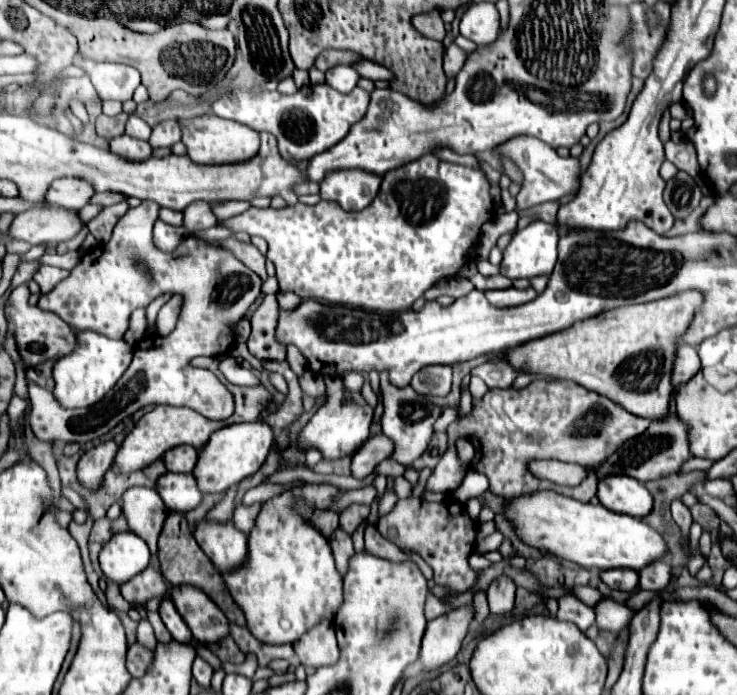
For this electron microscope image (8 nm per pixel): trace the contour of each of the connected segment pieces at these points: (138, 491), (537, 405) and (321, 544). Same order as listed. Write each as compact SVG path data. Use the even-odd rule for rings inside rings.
M128 488L122 496L122 514L132 532L142 536L152 552L152 566L158 566L156 542L162 532L168 510L154 488Z
M534 378L526 388L492 388L488 390L482 400L472 408L470 416L460 422L452 422L448 428L450 448L440 458L438 466L434 468L432 476L428 478L424 492L452 492L460 486L466 470L462 468L454 440L464 436L478 444L476 456L470 468L482 472L490 480L490 492L504 496L504 498L520 498L526 494L534 494L540 490L554 490L558 494L576 498L580 502L590 502L596 494L598 480L590 476L584 484L576 488L558 488L548 480L538 480L528 470L532 460L566 460L576 464L590 464L596 466L604 456L610 456L624 440L640 436L648 428L648 420L632 416L612 400L602 394L590 392L578 384L564 382L564 380L544 380Z
M304 484L262 504L256 526L248 534L248 568L244 568L244 572L232 572L232 576L228 576L228 572L222 574L228 590L232 592L232 598L240 604L240 608L244 608L244 614L248 616L250 632L264 644L294 644L312 624L320 622L322 618L332 620L336 614L336 608L342 600L342 574L336 570L330 544L312 524L292 510L294 496L304 496L316 508L326 510L336 492L338 488L328 484Z

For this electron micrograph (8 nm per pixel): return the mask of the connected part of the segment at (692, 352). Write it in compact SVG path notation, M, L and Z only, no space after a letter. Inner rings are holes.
M680 344L674 354L674 366L672 366L672 384L684 382L692 378L700 370L701 362L696 348L688 344Z

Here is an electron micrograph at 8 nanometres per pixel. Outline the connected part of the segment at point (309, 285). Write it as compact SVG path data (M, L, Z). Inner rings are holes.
M424 154L418 160L412 160L400 168L394 168L390 172L384 174L382 178L382 186L378 196L372 200L372 204L360 212L346 212L342 210L338 204L332 202L324 202L320 200L316 206L306 206L306 204L294 204L294 206L286 206L282 210L276 208L250 208L244 214L238 214L234 218L224 220L224 226L228 226L232 230L232 234L236 232L246 232L250 236L262 236L268 242L268 260L274 262L276 266L276 276L280 282L280 290L290 290L294 294L298 294L302 300L314 298L314 300L326 300L330 304L344 304L344 306L354 306L354 308L364 308L364 310L386 310L386 312L400 312L400 310L410 310L412 304L424 296L424 292L428 288L432 288L436 282L440 282L442 278L448 276L456 276L468 262L470 262L470 250L474 240L480 234L482 224L492 216L492 200L490 200L490 184L486 180L486 176L482 174L480 168L470 168L470 166L462 166L462 164L450 164L450 162L442 162L438 160L434 154Z

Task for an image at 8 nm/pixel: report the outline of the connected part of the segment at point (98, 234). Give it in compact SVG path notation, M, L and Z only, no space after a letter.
M126 200L120 202L120 204L114 204L114 206L102 208L100 214L86 224L88 230L90 230L90 234L92 234L98 242L106 244L106 242L110 240L110 236L112 236L112 230L114 230L114 226L116 226L116 222L128 212L128 208L130 208L130 206L128 206Z

